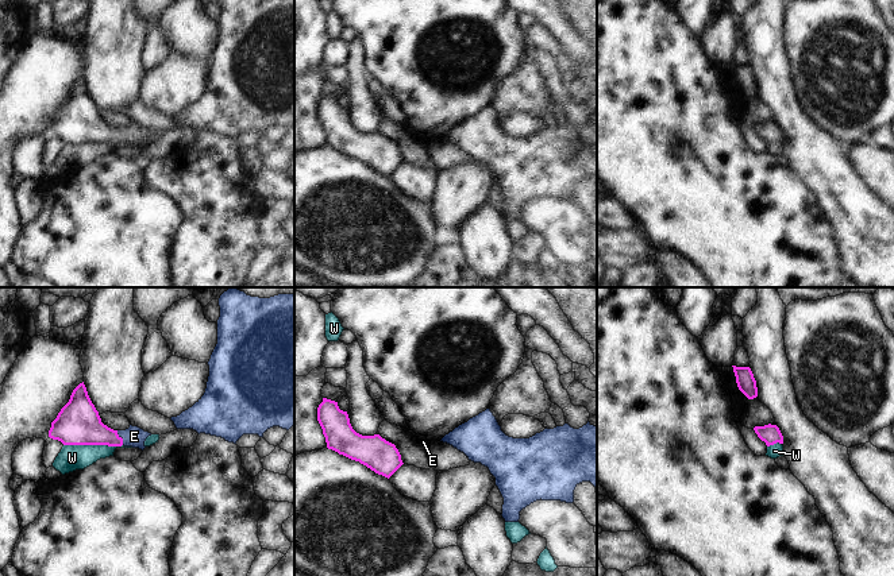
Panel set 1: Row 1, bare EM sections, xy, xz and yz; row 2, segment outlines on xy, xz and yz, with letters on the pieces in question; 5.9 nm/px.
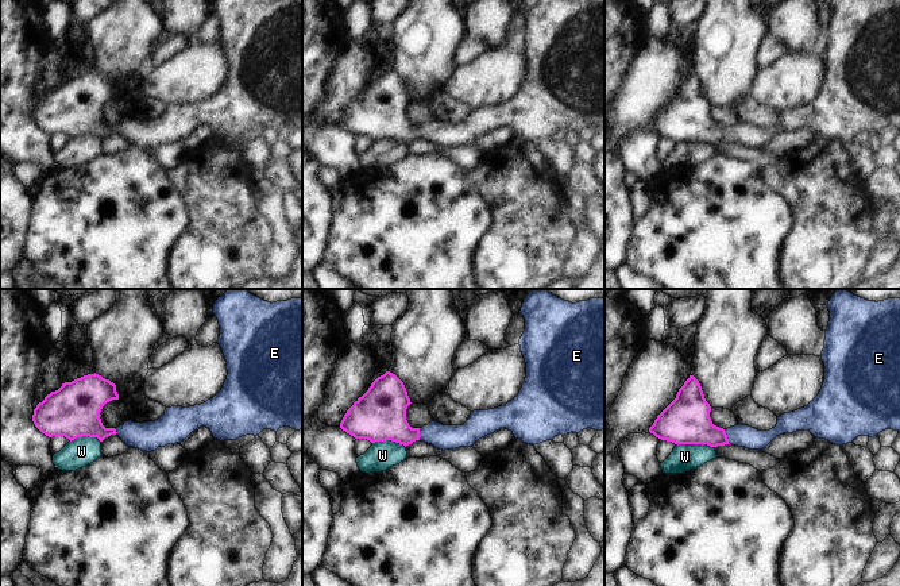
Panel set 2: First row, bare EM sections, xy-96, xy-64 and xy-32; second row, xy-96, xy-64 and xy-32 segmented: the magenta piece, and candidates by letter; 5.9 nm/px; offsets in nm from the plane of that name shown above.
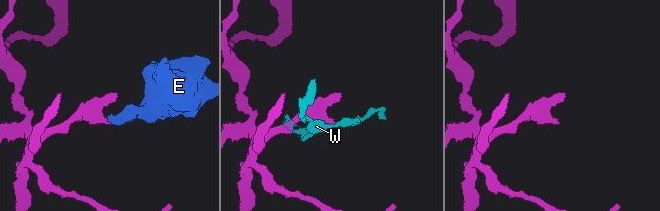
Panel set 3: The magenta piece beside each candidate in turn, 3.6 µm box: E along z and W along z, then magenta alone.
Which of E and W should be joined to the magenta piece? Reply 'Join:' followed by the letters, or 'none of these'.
Join: E

